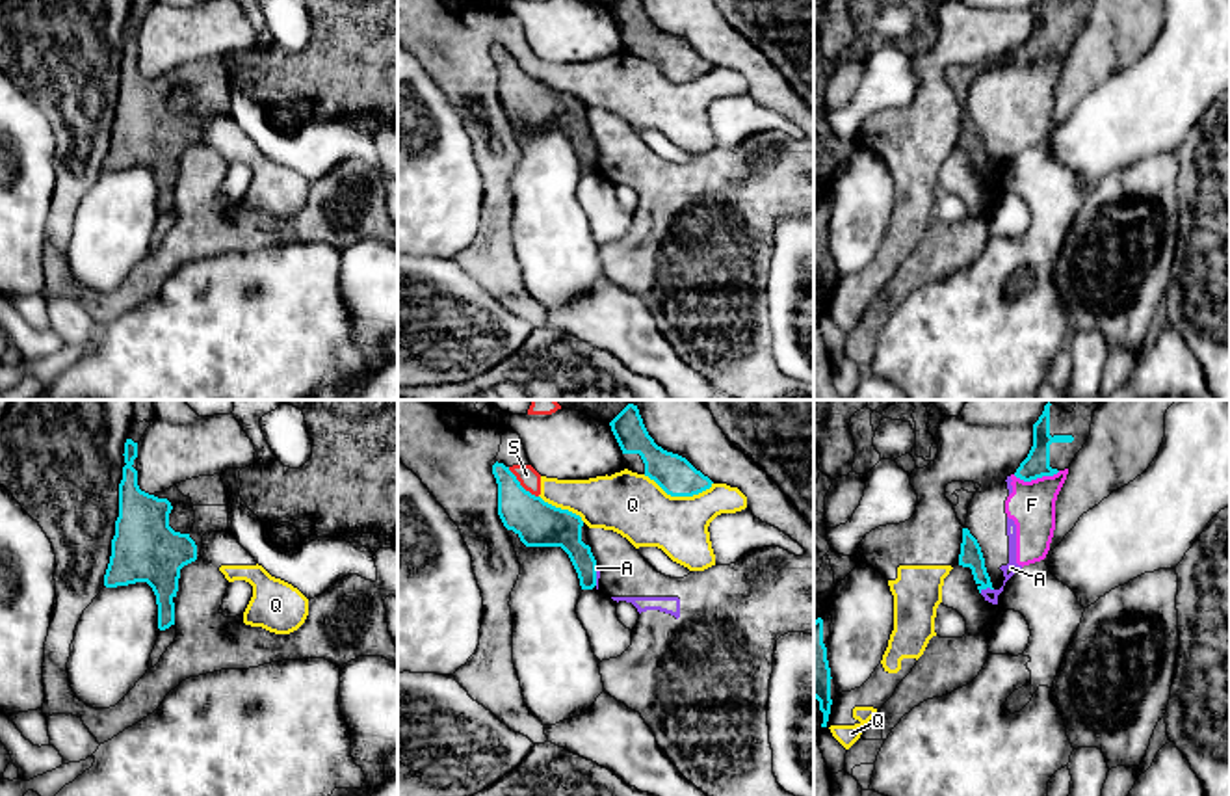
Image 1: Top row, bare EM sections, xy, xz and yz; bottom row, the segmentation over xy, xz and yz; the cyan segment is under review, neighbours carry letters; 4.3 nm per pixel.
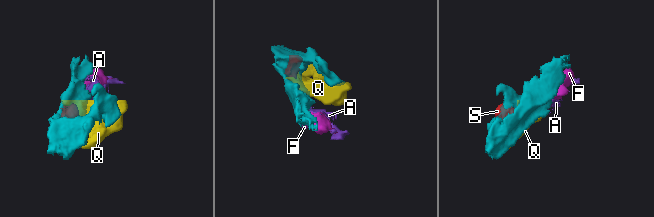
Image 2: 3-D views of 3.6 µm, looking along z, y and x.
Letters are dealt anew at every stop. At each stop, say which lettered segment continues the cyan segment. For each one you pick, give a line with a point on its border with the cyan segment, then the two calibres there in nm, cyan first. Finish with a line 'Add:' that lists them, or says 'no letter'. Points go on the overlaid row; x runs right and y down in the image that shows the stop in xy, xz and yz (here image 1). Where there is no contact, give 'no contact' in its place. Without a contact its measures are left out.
Add: no letter

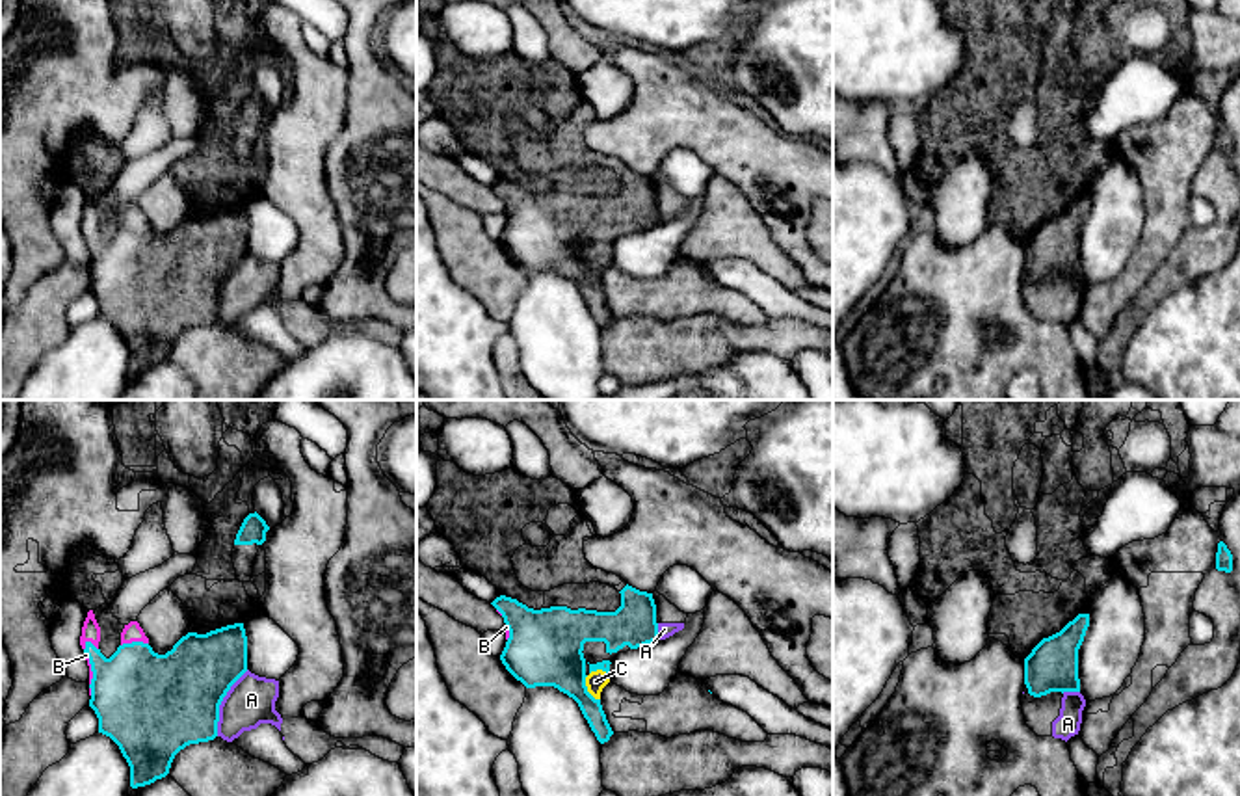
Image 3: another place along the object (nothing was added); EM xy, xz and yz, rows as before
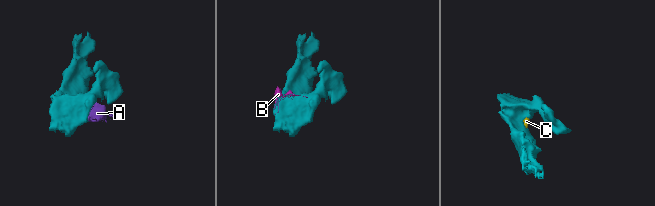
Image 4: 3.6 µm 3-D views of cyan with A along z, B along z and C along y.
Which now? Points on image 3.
B: contact xy (134, 642); calibres 420 and 80 nm
C: contact xz (584, 685); calibres 320 and 90 nm
Add: B, C

